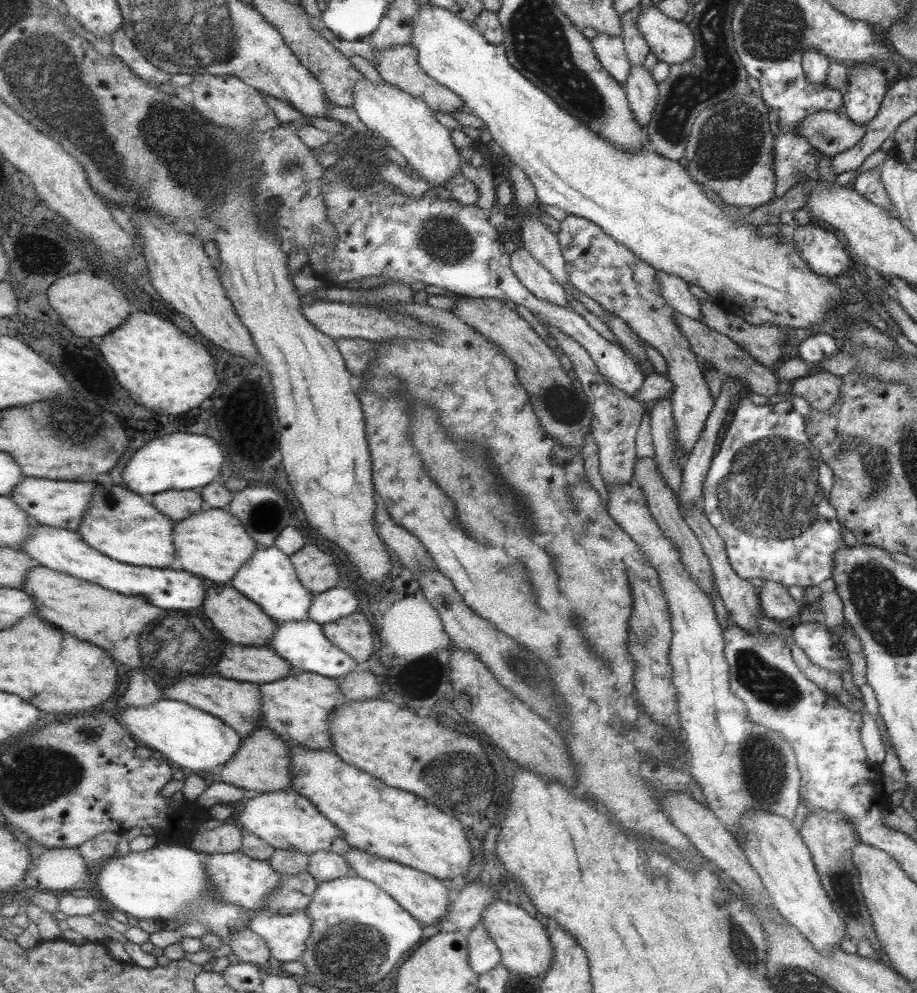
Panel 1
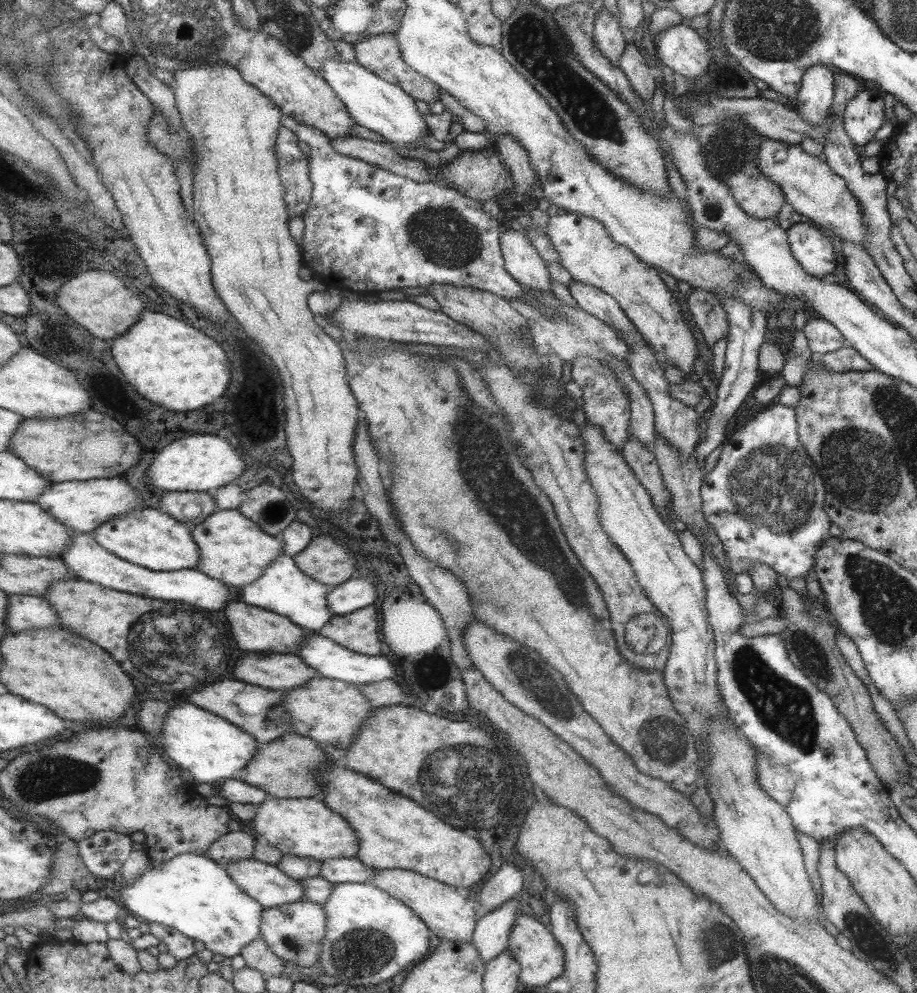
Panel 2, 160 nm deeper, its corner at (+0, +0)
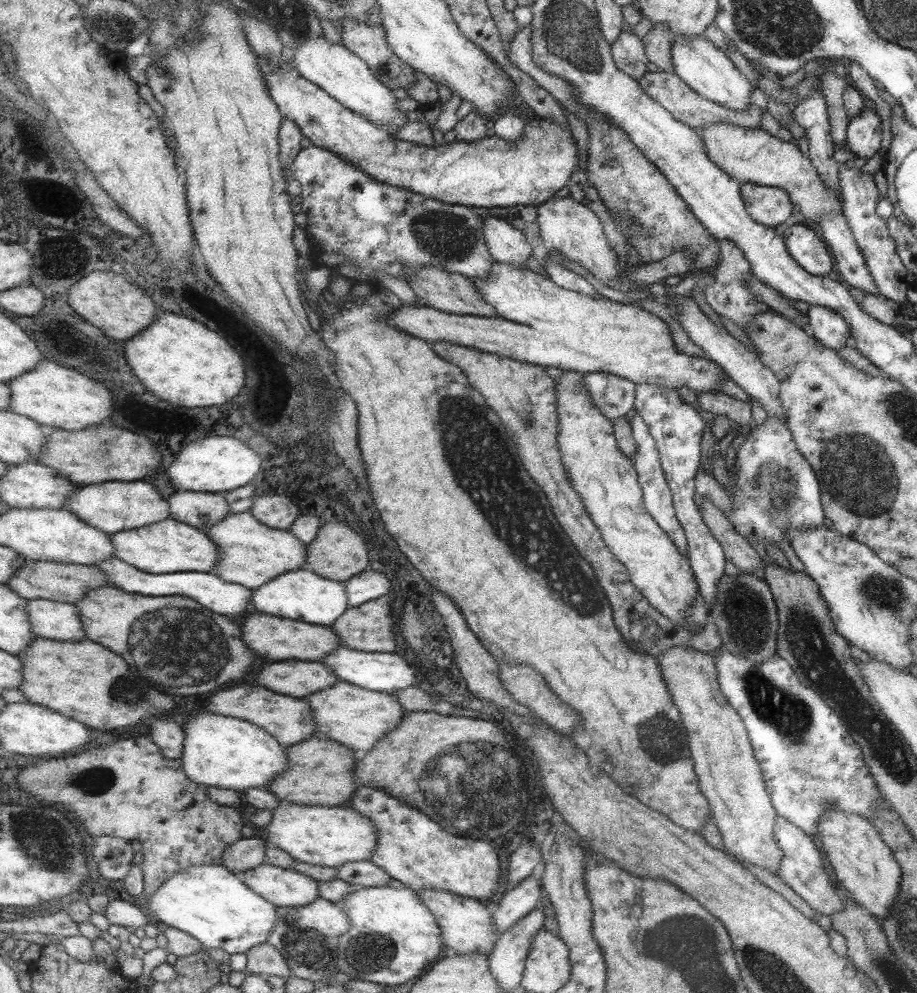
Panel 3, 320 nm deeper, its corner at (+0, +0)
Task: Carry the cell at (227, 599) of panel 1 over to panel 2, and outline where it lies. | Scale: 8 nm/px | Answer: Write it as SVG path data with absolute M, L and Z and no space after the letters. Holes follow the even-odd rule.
M233 600L223 610L229 619L230 627L233 628L233 636L243 650L249 652L271 652L277 654L297 654L298 648L308 638L309 631L301 625L295 624L289 617L281 616L280 613L271 612L269 609L259 608L245 601Z

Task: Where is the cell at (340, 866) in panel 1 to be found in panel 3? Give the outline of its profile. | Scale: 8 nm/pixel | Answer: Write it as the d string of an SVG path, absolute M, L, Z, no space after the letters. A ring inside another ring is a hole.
M372 860L348 862L338 867L338 878L356 887L381 887L393 883L392 876Z

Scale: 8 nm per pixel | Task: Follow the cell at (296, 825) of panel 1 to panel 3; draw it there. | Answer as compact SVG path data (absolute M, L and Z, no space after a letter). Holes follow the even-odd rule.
M282 801L267 826L270 846L277 846L298 861L338 868L348 862L371 861L378 850L377 826L353 807L297 805Z

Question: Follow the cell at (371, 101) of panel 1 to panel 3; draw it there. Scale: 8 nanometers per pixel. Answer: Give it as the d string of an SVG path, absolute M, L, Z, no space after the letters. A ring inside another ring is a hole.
M319 37L305 41L290 55L301 76L325 89L325 92L336 97L347 108L380 124L382 128L387 128L388 124L394 124L400 128L409 122L405 113L395 109L397 99L393 97L391 88L377 78L369 65L360 56L357 56L357 53L350 51L343 42L334 44L324 37Z

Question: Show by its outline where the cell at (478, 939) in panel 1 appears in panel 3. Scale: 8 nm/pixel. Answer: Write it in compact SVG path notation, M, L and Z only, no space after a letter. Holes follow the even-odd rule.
M529 875L507 894L503 894L492 914L492 923L497 936L504 933L511 925L523 918L529 911L539 905L538 899L544 895L540 880Z

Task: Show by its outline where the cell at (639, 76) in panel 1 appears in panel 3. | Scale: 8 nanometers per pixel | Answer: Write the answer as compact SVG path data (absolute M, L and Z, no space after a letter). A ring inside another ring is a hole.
M621 31L617 40L610 45L613 61L618 69L638 81L647 72L647 62L642 40L636 35Z

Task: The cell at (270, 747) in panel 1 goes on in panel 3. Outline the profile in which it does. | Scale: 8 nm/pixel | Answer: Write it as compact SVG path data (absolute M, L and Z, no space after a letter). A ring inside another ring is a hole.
M313 737L287 747L287 752L289 769L267 788L281 801L297 805L344 807L353 799L358 788L358 780L355 777L358 758L354 750L333 739L327 742Z

